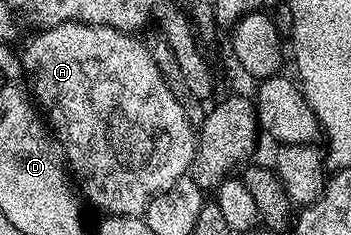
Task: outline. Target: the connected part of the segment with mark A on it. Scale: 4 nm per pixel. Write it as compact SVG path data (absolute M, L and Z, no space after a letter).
M65 22L59 26L43 29L35 34L38 35L27 44L26 51L21 51L22 69L26 72L34 70L33 97L36 99L51 131L56 135L59 144L66 149L68 170L80 191L81 197L87 203L90 201L96 209L103 210L101 213L106 216L115 214L116 216L137 218L145 215L152 196L156 196L164 188L172 188L172 184L176 184L176 180L187 177L188 171L191 169L196 153L196 130L188 120L185 106L178 101L178 97L168 88L168 84L161 76L160 68L157 67L153 56L149 54L145 41L138 39L137 42L134 39L137 37L133 33L108 28L107 26L90 26L86 22Z

